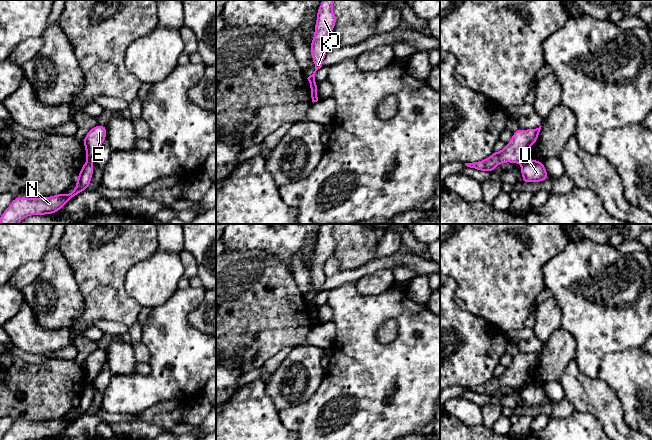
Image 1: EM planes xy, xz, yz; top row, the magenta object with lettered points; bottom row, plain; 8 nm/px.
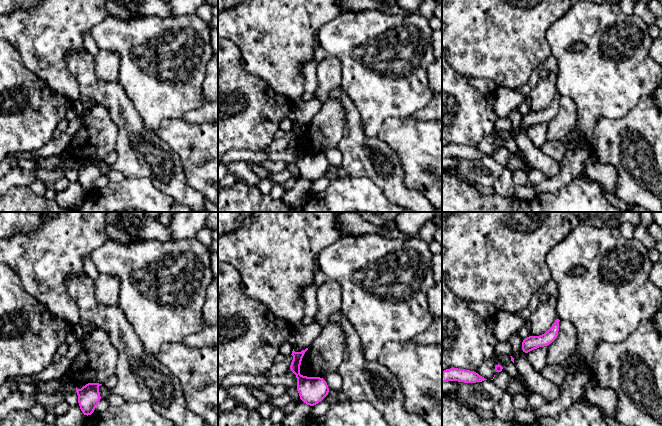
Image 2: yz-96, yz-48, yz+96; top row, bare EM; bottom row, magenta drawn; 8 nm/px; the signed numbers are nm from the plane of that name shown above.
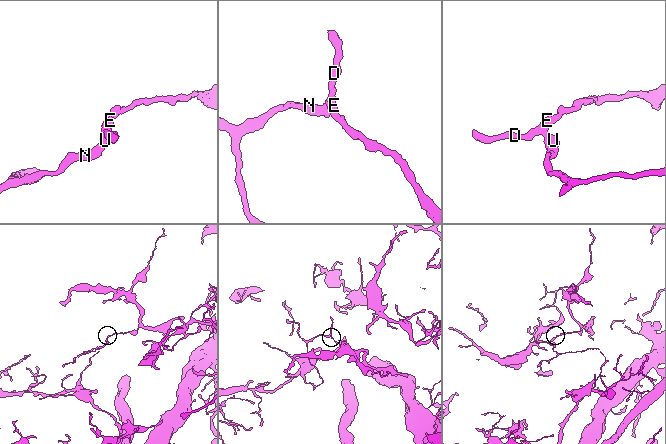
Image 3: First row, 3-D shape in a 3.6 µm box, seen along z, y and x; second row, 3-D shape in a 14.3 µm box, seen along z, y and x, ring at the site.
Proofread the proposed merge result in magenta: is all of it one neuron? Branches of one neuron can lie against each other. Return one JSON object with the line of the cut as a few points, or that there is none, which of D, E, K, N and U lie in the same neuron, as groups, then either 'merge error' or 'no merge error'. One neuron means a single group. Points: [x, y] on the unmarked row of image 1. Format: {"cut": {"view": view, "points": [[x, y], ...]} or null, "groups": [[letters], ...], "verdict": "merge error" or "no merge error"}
{"cut": {"view": "xy", "points": [[87, 384], [92, 385]]}, "groups": [["D", "E", "K"], ["N", "U"]], "verdict": "merge error"}

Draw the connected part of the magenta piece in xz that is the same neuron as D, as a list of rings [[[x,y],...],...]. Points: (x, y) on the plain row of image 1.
[[[323,224],[317,235],[315,256],[310,270],[315,295],[307,302],[309,307],[315,307],[315,297],[322,291],[322,286],[327,279],[324,273],[324,266],[327,259],[333,255],[337,243],[335,237],[332,236],[334,225]]]

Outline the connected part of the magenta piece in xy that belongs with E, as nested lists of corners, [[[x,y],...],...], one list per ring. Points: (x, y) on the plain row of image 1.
[[[97,349],[86,358],[83,367],[86,373],[87,385],[93,385],[95,378],[106,363],[106,356],[106,350]]]

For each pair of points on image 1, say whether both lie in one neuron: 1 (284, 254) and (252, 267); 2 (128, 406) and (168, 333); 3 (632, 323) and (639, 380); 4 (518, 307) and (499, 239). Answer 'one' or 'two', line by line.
1: two
2: one
3: two
4: one

